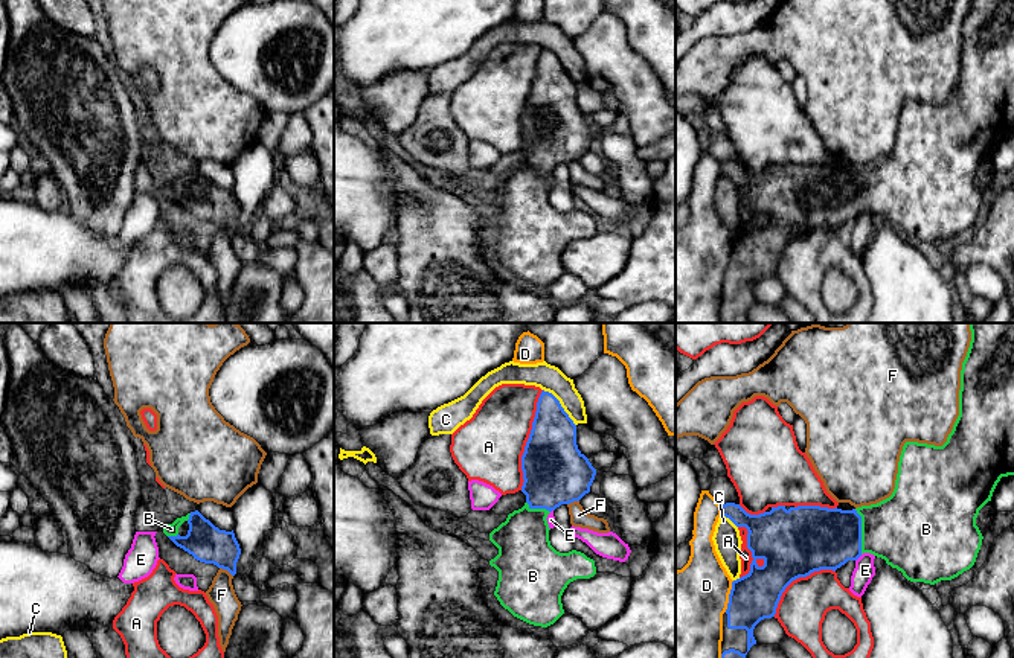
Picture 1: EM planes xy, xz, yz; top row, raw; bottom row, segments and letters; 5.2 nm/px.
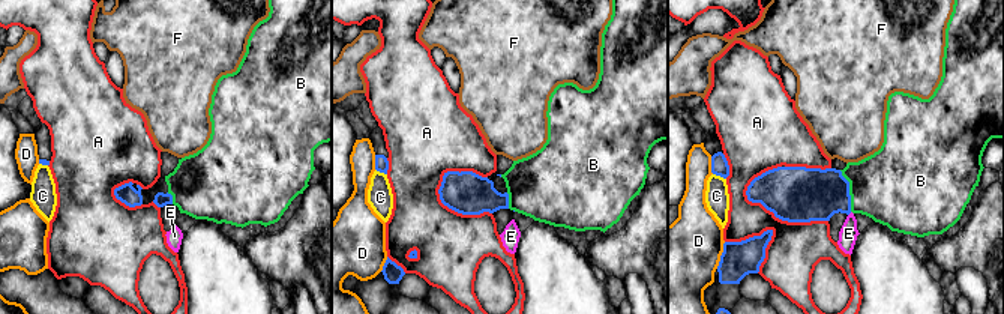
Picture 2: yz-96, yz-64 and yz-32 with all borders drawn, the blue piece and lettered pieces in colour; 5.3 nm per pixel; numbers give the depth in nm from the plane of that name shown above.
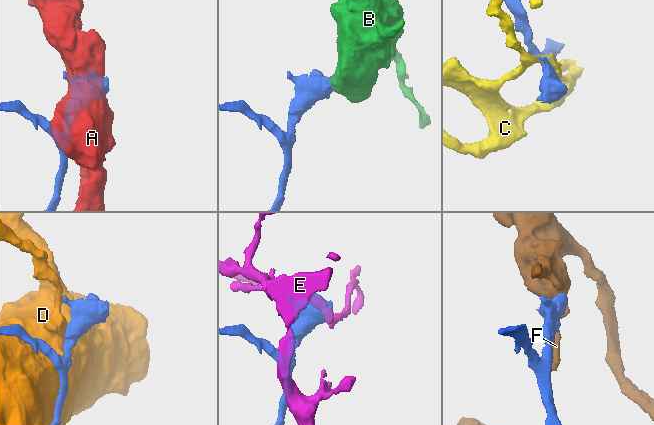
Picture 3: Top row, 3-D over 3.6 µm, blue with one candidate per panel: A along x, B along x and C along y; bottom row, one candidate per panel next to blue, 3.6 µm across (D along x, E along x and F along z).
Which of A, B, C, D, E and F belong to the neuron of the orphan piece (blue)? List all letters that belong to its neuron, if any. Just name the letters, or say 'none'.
B

